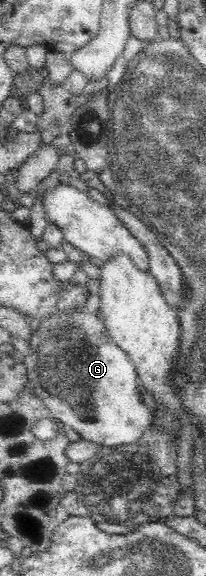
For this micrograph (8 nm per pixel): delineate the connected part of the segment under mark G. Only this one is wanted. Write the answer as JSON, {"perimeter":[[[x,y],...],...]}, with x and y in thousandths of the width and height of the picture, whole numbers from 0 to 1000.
{"perimeter":[[[432,510],[374,531],[262,540],[223,552],[180,552],[180,571],[141,578],[141,613],[117,628],[150,675],[199,689],[248,724],[383,753],[413,766],[481,776],[636,773],[684,762],[728,740],[738,717],[684,694],[684,661],[665,661],[660,634],[534,592],[505,556],[490,556],[485,514]]]}

